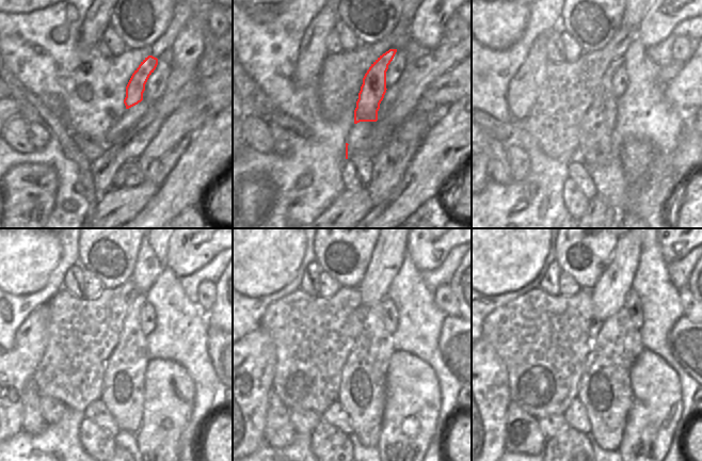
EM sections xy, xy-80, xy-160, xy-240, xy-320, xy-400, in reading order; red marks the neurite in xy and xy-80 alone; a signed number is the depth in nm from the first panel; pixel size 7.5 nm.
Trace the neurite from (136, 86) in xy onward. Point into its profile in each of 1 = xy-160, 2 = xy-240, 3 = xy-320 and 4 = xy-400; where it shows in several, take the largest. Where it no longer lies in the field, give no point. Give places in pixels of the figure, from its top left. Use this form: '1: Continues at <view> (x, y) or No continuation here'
1: Continues at xy-160 (596, 128)
2: Continues at xy-240 (124, 381)
3: Continues at xy-320 (363, 390)
4: Continues at xy-400 (605, 391).

